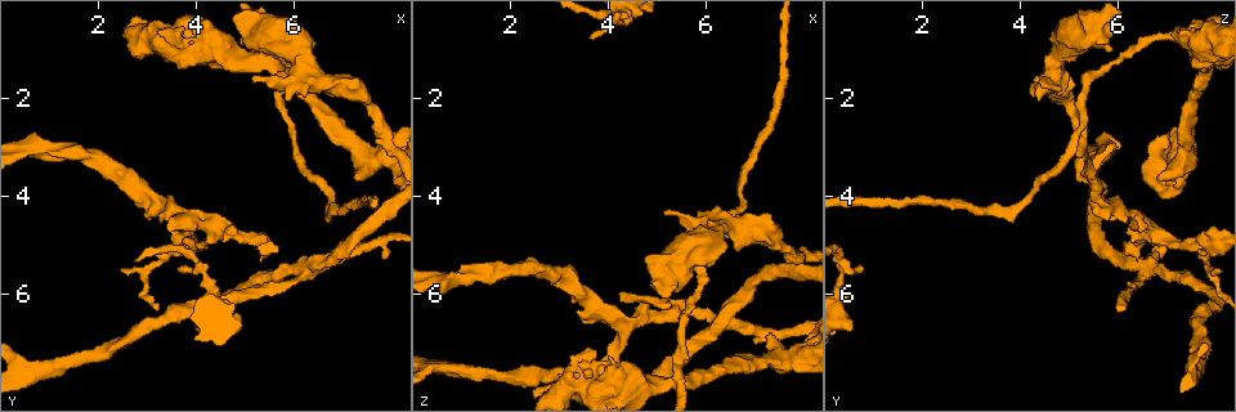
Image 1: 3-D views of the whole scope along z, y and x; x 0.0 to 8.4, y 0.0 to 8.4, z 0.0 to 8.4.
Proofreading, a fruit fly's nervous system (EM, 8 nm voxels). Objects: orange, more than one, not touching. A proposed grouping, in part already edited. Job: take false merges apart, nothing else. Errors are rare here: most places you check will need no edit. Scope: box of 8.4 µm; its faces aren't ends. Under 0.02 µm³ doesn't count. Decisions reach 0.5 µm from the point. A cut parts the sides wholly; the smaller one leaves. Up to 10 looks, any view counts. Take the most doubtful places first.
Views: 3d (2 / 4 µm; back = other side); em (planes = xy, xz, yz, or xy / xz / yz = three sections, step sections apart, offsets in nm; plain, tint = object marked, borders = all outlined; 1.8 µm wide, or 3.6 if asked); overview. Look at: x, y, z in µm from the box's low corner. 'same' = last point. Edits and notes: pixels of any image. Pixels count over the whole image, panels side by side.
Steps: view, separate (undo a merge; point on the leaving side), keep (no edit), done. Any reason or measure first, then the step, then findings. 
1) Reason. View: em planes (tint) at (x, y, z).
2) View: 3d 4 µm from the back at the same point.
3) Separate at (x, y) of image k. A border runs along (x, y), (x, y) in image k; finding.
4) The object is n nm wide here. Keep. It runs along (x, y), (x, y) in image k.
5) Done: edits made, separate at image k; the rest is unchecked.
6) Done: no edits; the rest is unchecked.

Four arms meet. View: 3d 2 µm from the back at (6.25, 5.40, 6.50).

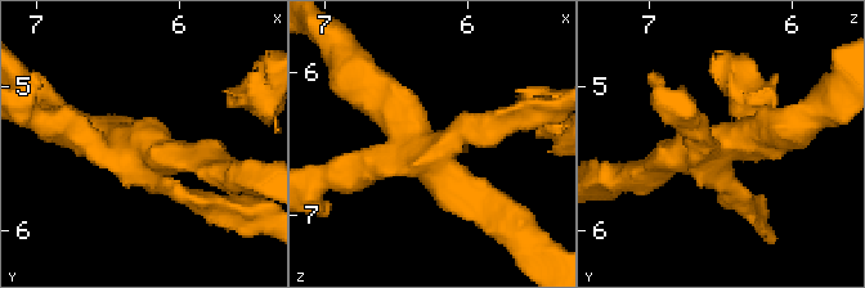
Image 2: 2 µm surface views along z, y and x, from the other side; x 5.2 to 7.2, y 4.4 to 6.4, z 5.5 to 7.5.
Need the tissue. View: em xy step 8 (plain) at (6.30, 5.44, 6.54).

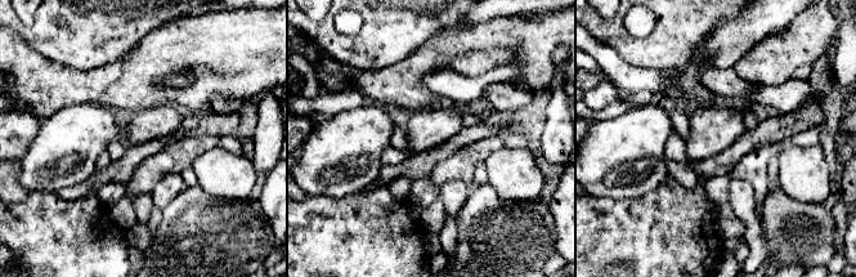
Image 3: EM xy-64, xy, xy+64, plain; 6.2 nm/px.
View: em xy step 8 (tint) at the same point.

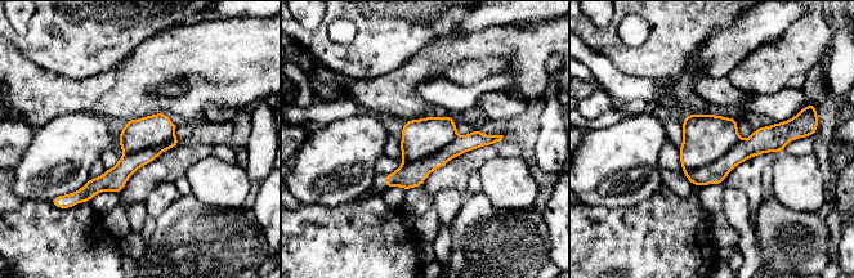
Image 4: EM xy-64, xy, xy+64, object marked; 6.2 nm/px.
The object is 280 nm wide here. Separate at (715, 173) of image 4. A border runs along (741, 139), (715, 160), (684, 171) in image 4; two cells meet here.

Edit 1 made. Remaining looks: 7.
Small branch off a trunk. View: em yz step 4 (tint) at (5.40, 1.15, 7.80).

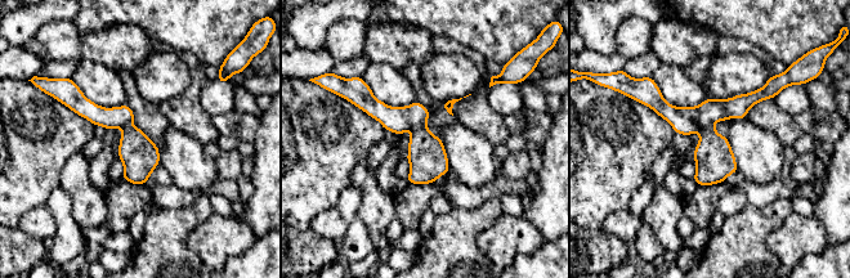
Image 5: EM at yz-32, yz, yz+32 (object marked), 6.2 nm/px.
View: em planes (tint) at the same point.

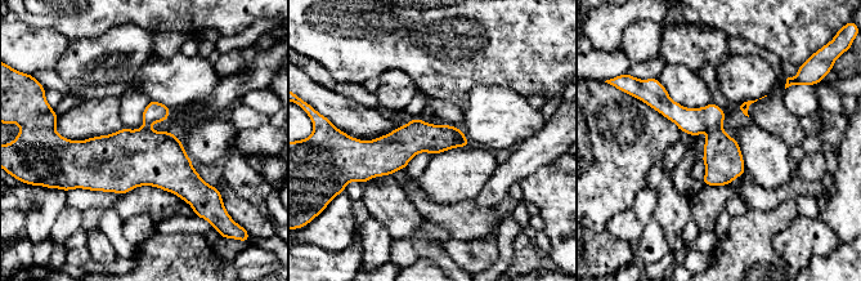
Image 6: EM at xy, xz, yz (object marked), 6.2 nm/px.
The object is 200 nm wide here. Separate at (694, 121) of image 6. A border runs along (721, 126), (708, 133) in image 6; two cells meet here.

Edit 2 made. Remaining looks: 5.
View: overview.

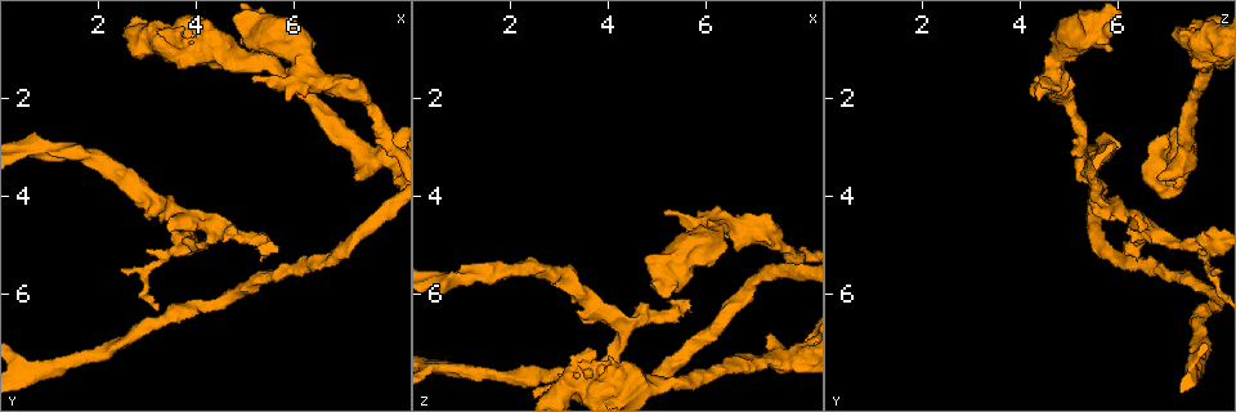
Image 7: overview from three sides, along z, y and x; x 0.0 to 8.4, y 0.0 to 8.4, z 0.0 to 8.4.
Branch point. View: 3d 2 µm at (7.40, 3.15, 7.35).

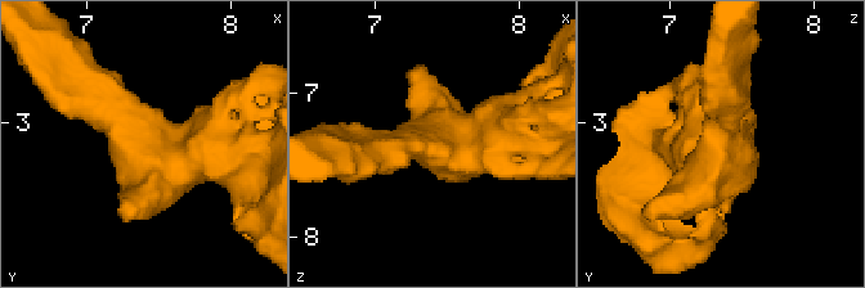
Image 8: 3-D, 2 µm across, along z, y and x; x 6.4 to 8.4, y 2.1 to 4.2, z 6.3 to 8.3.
Shape alone is not enough. View: em yz step 4 (tint) at (7.42, 3.14, 7.38).

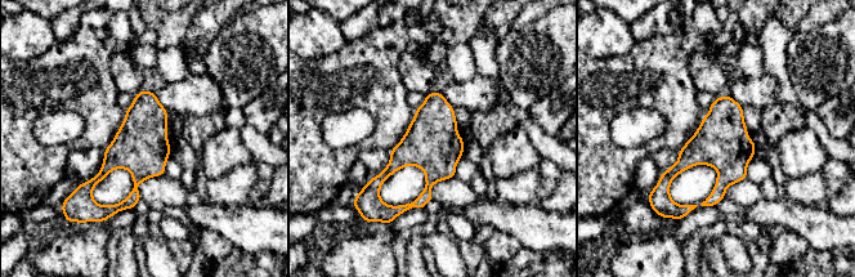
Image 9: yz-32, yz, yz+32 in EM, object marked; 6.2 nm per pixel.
Another direction. View: em planes (borders) at the same point.

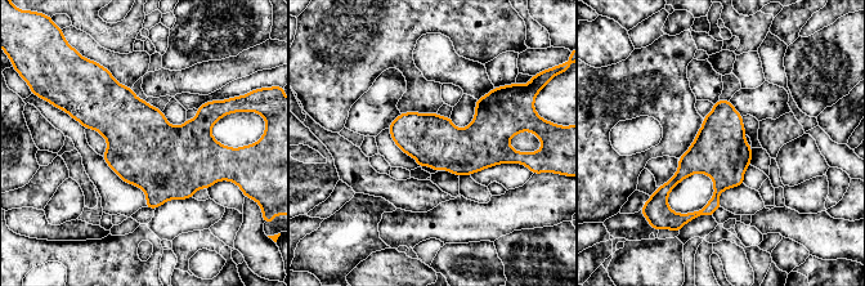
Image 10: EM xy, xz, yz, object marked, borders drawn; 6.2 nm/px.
The object is 320 nm wide here. Keep. One cell here.

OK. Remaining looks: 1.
View: em planes (tint) at (6.15, 1.55, 4.65).

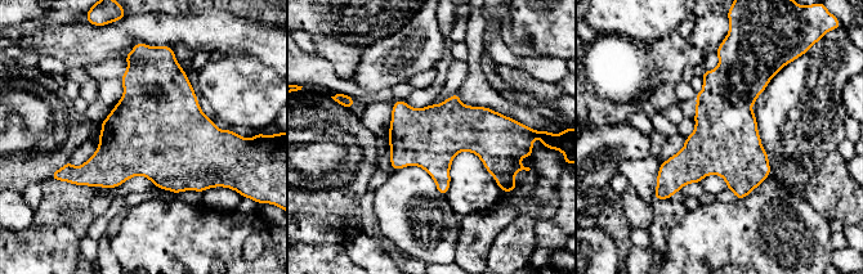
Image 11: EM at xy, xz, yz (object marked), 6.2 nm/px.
The object is 380 nm wide here. Keep. All the same cell.

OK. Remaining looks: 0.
Done: edits made, separate at image 4, separate at image 6; the rest is unchecked.

